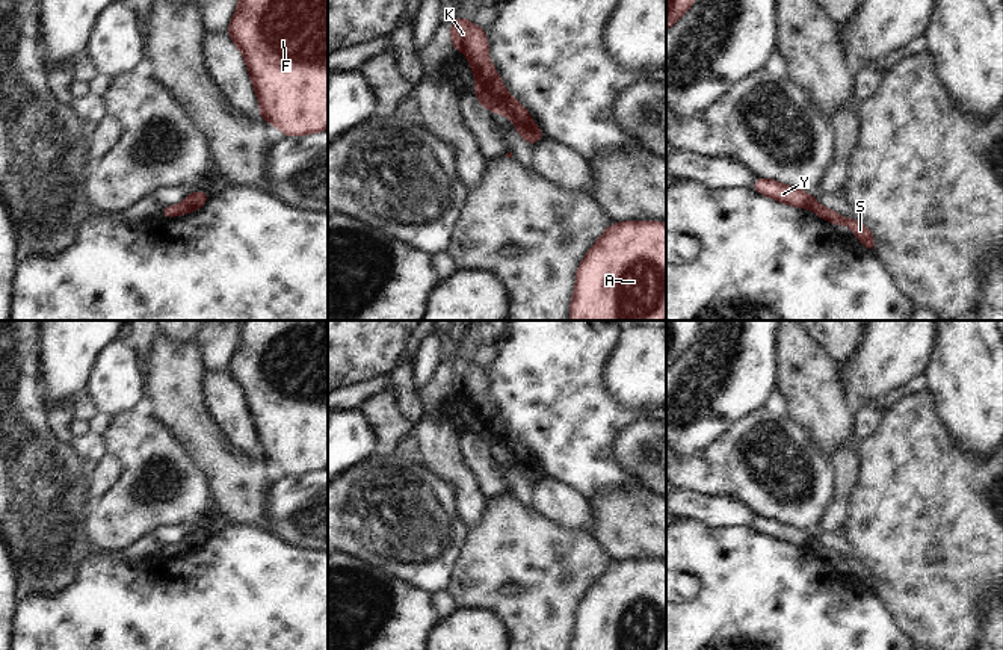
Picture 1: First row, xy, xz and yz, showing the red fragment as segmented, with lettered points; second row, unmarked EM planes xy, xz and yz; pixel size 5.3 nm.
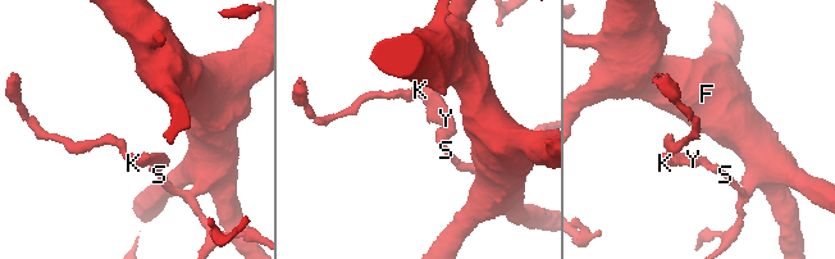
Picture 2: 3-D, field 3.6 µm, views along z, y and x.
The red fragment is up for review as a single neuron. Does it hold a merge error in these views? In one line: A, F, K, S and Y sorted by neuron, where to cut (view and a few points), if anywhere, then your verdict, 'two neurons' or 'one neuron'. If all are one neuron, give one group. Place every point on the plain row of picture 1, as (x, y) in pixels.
groups A F S / K Y; cut yz (820, 543), (811, 547); two neurons

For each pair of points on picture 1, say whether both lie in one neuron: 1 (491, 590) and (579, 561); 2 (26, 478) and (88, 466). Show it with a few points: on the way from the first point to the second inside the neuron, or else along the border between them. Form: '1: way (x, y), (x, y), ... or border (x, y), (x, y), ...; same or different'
1: way (512, 570), (546, 570), (558, 566); same
2: border (85, 460), (82, 473), (89, 478); different

